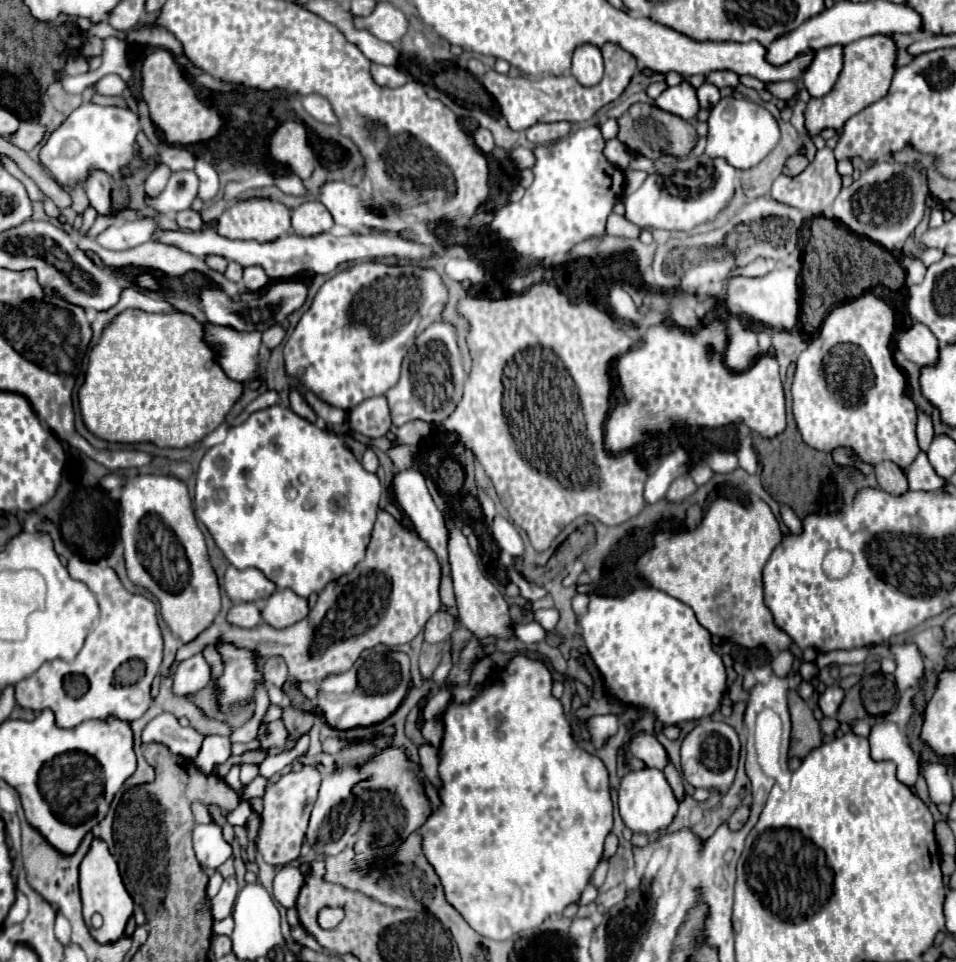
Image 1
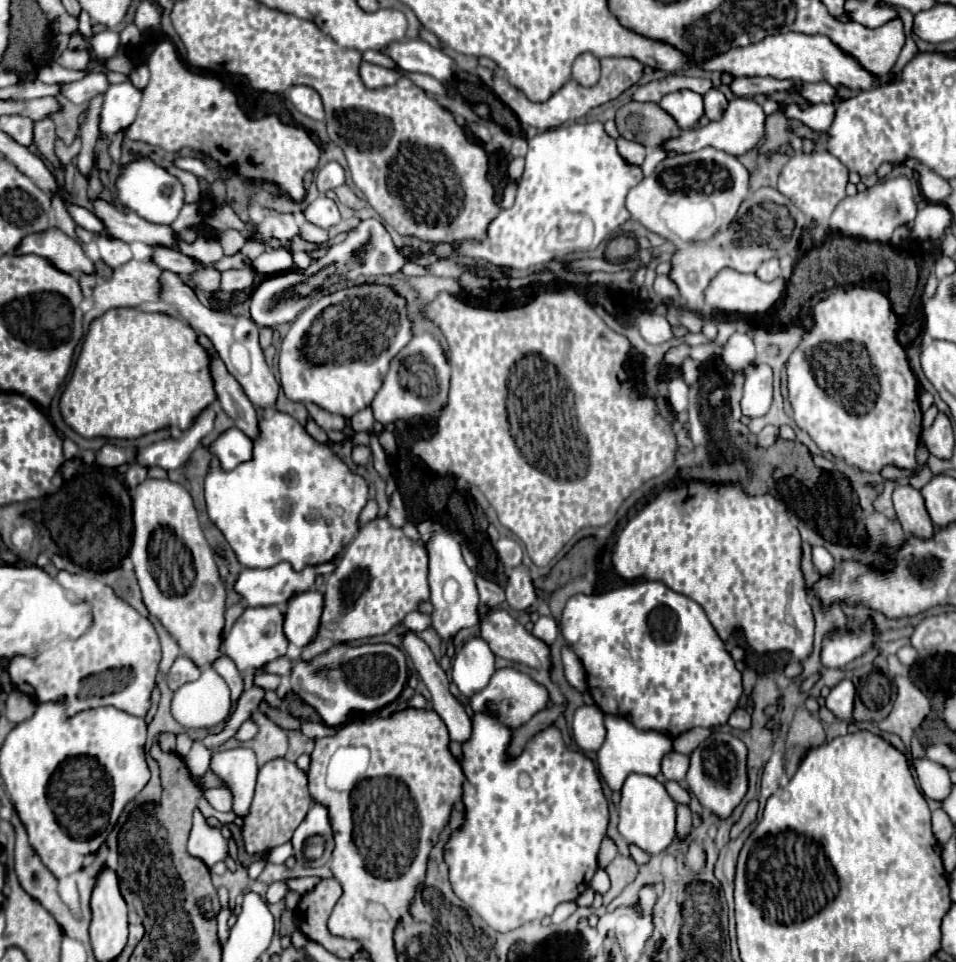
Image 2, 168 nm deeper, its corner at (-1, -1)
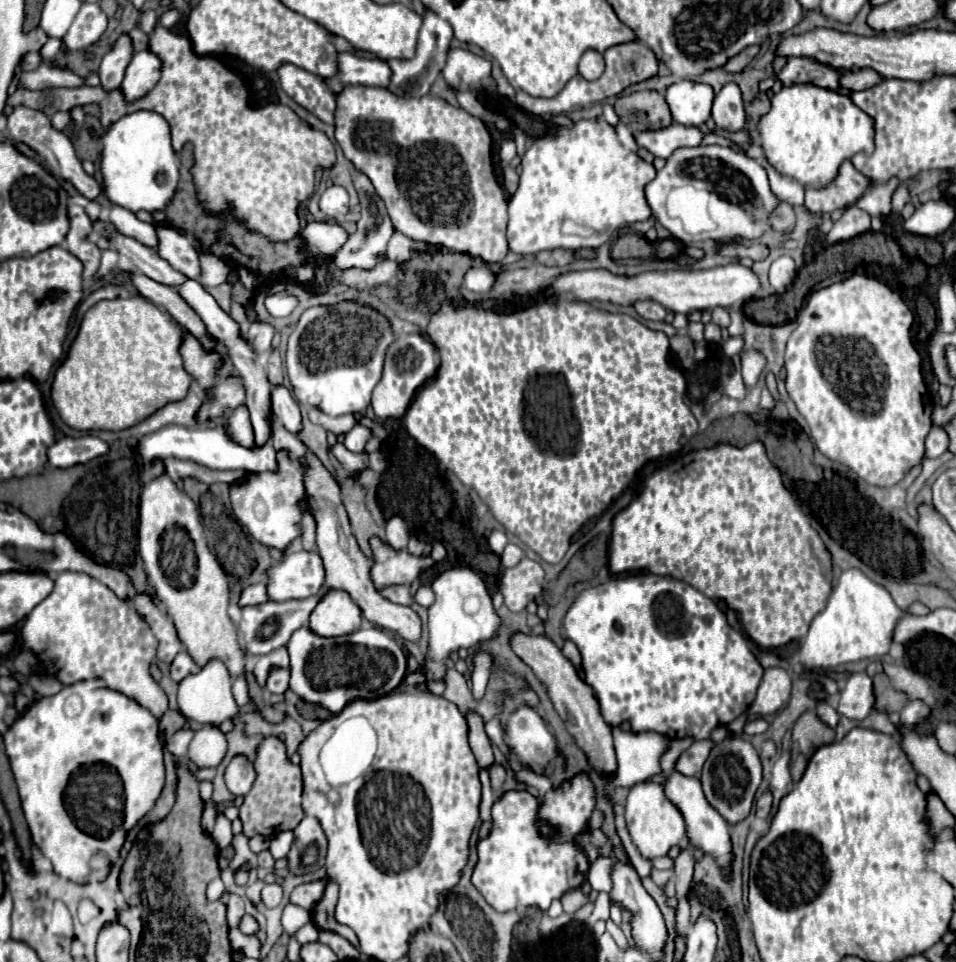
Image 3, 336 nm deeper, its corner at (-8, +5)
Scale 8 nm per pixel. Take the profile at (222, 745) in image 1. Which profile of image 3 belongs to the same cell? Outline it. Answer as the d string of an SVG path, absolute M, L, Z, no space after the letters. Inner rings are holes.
M234 757L226 767L226 785L236 797L244 797L256 779L256 771L246 757Z

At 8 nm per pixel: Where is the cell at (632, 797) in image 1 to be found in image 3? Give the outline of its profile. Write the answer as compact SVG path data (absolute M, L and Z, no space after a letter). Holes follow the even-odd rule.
M636 783L628 793L624 819L630 839L644 859L668 855L668 851L686 837L684 819L680 811L664 797L664 789L660 783Z

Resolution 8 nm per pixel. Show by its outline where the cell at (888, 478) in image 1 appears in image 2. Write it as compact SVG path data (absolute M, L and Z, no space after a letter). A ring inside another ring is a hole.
M897 485L893 491L893 505L905 533L915 533L919 537L933 535L933 523L917 489L911 485Z

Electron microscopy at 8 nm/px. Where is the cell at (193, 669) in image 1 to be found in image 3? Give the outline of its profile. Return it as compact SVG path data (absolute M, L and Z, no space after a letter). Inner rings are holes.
M180 651L180 653L176 655L176 659L172 661L172 667L170 667L172 679L174 679L176 683L182 681L184 677L192 675L192 673L198 673L198 671L200 671L200 667L192 661L192 657L188 657L186 651Z

